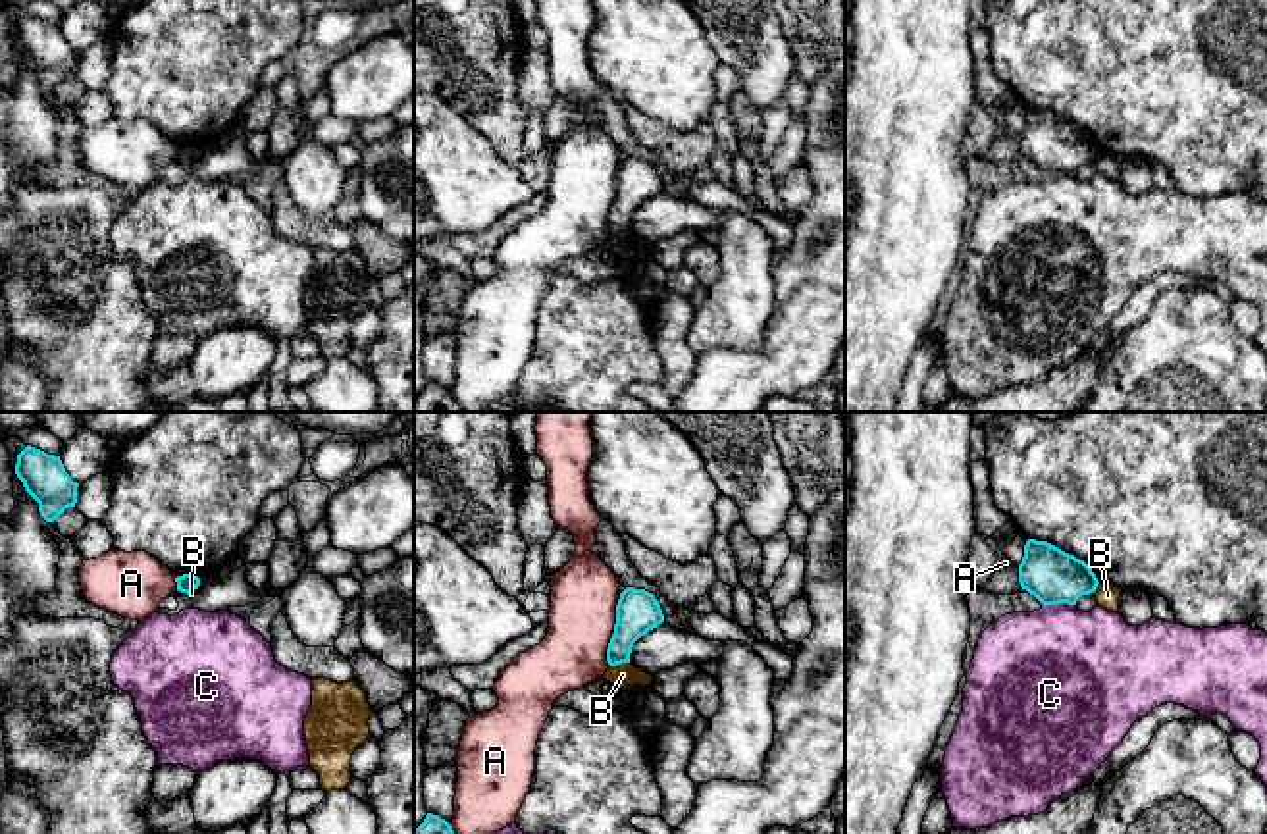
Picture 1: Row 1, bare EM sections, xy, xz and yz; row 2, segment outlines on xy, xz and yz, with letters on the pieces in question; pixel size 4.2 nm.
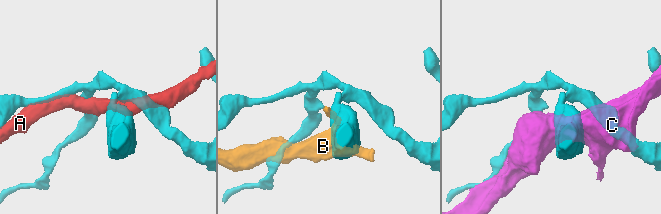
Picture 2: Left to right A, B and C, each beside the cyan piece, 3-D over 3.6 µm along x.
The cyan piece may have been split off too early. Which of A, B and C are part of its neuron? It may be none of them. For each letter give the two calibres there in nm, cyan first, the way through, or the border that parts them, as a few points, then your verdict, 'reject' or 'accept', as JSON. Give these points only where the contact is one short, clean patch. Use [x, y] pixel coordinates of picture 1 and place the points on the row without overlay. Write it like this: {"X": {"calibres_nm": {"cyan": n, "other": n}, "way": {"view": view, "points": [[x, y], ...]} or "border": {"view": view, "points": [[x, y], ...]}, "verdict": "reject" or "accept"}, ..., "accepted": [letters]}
{"A": {"calibres_nm": {"cyan": 180, "other": 280}, "verdict": "reject"}, "B": {"calibres_nm": {"cyan": 180, "other": 100}, "border": {"view": "xz", "points": [[628, 230], [611, 235]]}, "verdict": "reject"}, "C": {"calibres_nm": {"cyan": 220, "other": 480}, "verdict": "reject"}, "accepted": []}

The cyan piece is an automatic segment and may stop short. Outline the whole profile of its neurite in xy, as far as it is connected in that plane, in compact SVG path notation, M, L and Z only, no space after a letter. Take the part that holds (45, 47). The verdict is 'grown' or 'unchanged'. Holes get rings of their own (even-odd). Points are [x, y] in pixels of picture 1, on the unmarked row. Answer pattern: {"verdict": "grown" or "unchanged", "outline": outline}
{"verdict": "unchanged", "outline": "M27 13L17 23L15 42L39 71L46 91L54 91L65 77L75 75L79 52L65 40L60 25Z"}

